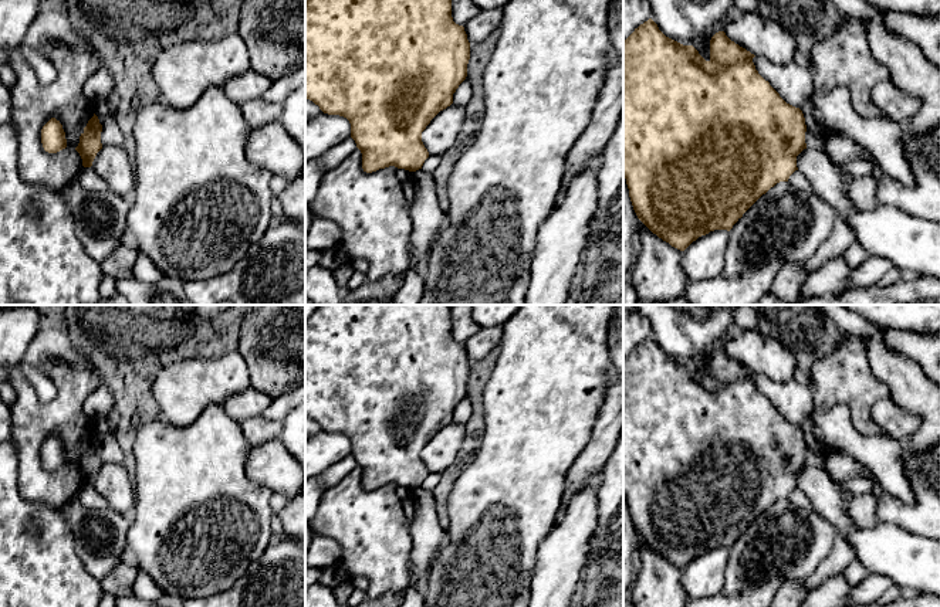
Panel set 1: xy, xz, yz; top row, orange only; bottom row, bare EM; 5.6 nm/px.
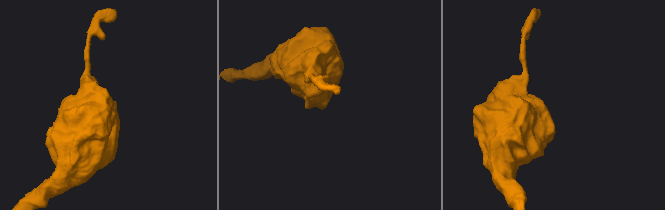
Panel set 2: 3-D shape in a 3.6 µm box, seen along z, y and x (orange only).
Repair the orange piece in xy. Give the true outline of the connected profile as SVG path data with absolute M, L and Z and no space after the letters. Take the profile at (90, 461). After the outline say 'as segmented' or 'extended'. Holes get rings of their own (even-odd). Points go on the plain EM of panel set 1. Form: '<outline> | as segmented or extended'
M94 431L84 445L84 450L80 454L80 461L75 465L82 477L84 485L91 485L97 471L102 467L101 450L102 442L99 441L98 434Z | as segmented

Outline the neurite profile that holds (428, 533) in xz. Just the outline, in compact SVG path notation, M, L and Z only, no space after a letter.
M422 486L412 489L415 513L410 526L413 539L410 581L426 577L439 547L444 540L444 528L439 522L433 492Z

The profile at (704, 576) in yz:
M714 547L682 569L682 586L689 598L711 597L721 590L728 555L730 549Z

